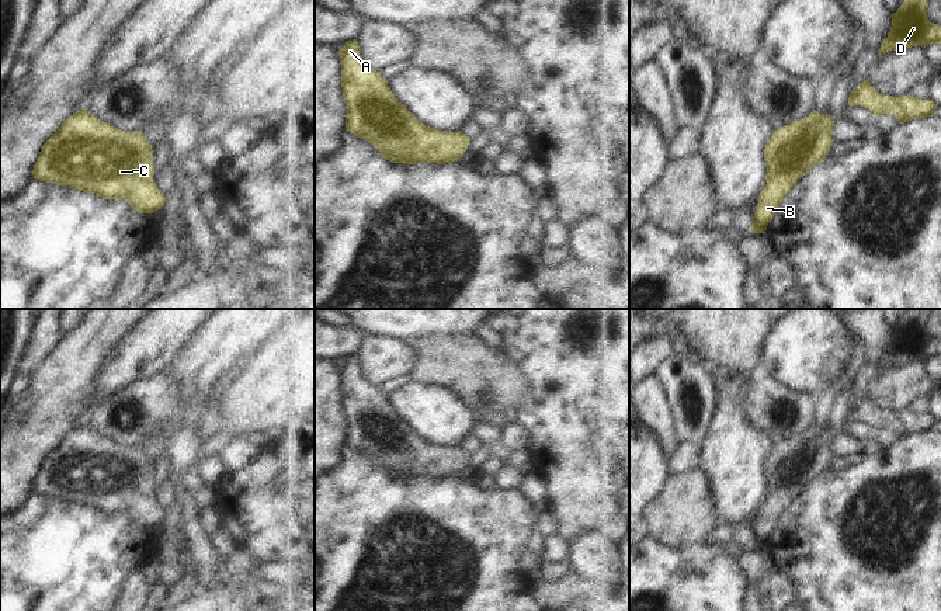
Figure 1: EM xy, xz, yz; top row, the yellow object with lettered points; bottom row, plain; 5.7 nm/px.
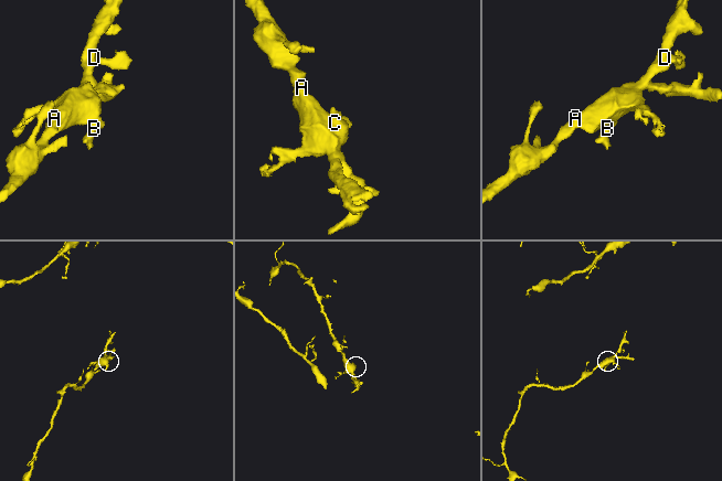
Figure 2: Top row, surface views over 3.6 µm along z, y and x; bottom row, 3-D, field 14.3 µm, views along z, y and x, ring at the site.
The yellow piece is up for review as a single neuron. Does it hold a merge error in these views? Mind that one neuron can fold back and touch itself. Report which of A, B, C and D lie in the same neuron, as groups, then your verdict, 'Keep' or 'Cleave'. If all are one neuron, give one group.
Groups: A B C D. Keep.

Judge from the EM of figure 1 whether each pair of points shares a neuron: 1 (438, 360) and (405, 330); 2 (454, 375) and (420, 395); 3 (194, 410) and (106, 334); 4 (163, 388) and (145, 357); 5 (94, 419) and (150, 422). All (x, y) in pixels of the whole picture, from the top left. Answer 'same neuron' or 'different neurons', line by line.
1: different neurons
2: different neurons
3: different neurons
4: different neurons
5: same neuron

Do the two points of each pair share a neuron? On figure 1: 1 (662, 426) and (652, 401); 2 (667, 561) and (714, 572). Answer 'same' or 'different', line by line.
1: same
2: same

